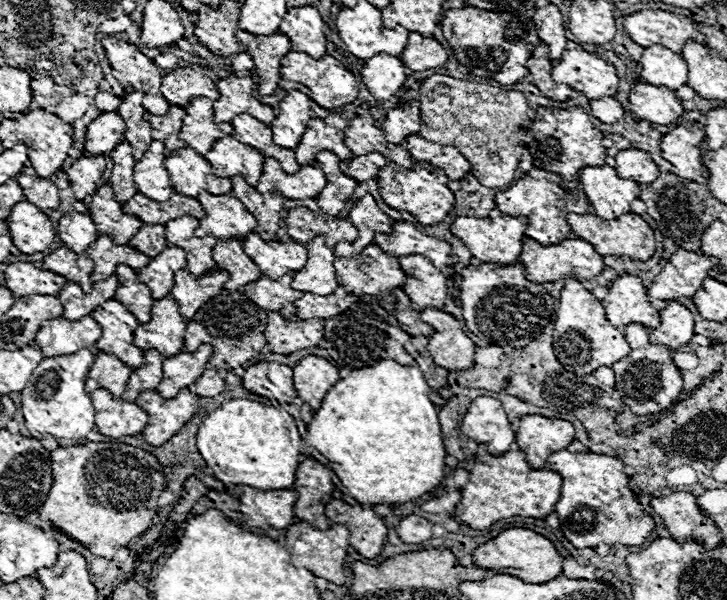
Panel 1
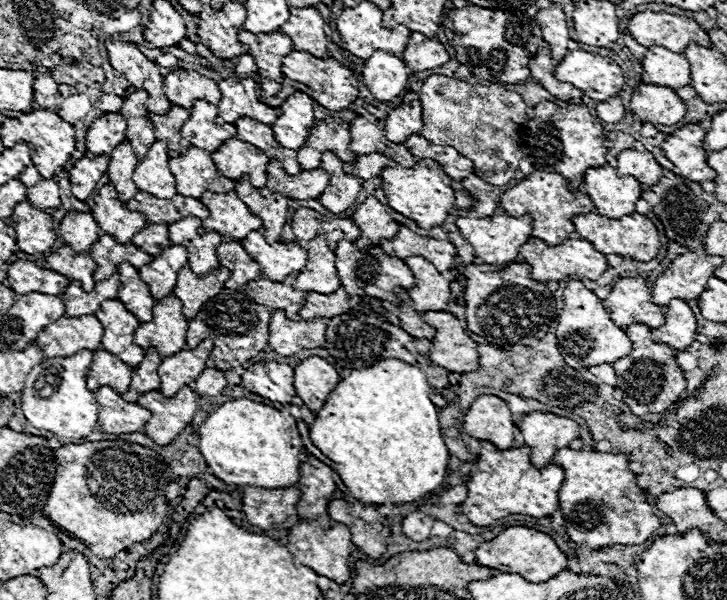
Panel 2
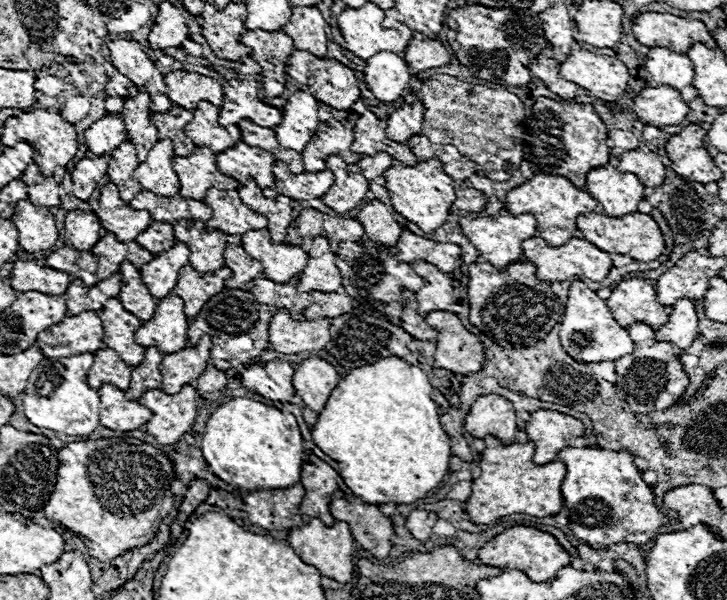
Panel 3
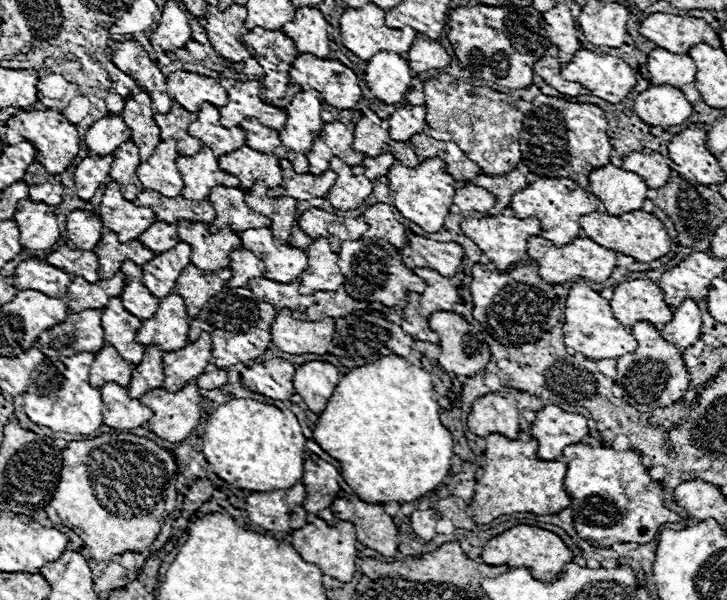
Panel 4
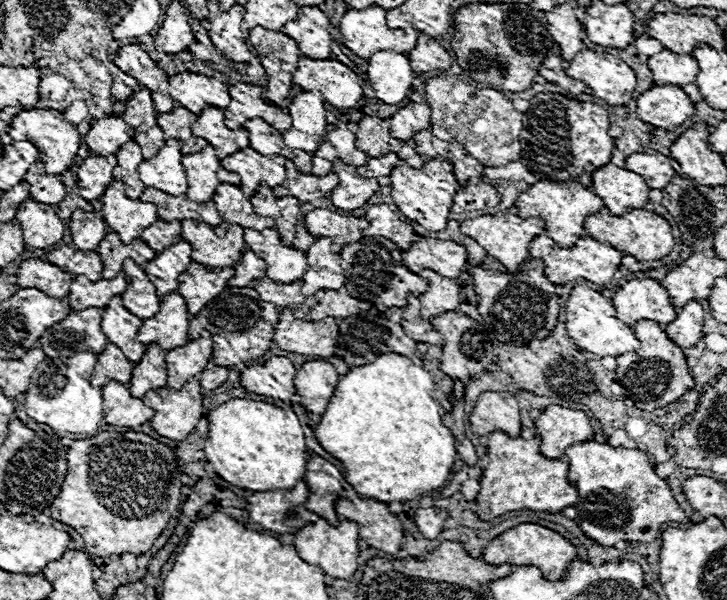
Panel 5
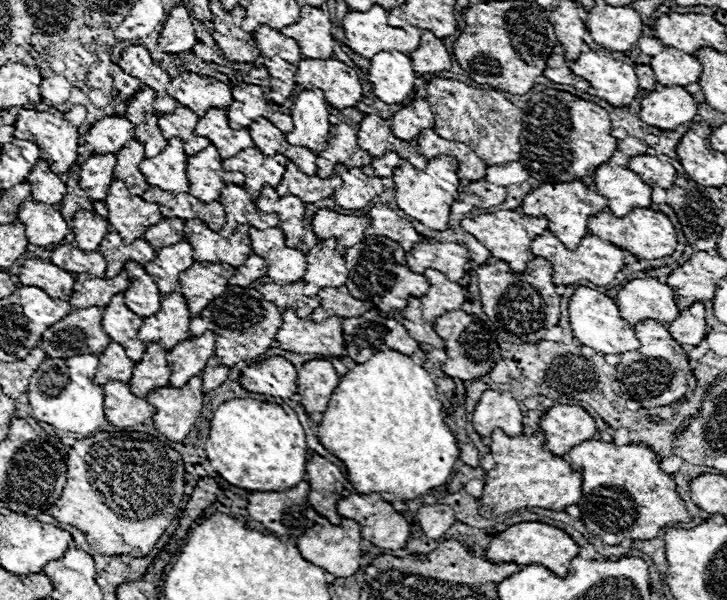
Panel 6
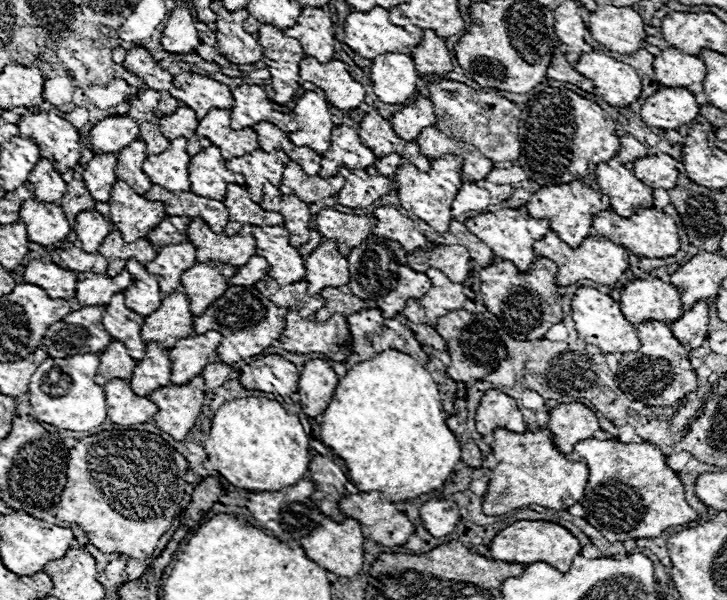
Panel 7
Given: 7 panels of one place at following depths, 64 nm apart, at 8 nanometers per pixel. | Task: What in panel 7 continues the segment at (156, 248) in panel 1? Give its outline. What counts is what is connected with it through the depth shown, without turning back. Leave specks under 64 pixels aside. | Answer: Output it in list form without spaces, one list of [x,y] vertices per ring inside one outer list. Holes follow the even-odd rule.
[[[168,216],[160,228],[154,228],[148,234],[148,240],[154,246],[164,246],[164,244],[180,244],[188,240],[188,224],[192,218],[188,216]]]

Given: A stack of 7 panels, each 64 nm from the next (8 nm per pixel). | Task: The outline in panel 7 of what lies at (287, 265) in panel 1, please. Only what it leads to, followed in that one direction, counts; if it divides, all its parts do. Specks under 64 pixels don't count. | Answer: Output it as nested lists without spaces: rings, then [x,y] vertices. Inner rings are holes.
[[[254,226],[256,236],[256,254],[264,256],[270,264],[270,276],[280,284],[300,282],[306,274],[304,258],[294,246],[290,246],[290,232],[284,226]]]

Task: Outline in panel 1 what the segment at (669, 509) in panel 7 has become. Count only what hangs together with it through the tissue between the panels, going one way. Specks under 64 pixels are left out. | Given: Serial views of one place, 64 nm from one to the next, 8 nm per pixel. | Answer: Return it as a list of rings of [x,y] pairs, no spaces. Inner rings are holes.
[[[558,450],[548,458],[546,468],[556,470],[562,476],[560,504],[556,504],[556,512],[564,536],[576,548],[596,548],[598,544],[642,546],[644,540],[650,538],[656,524],[628,486],[630,476],[624,474],[624,462],[620,458],[594,452]]]

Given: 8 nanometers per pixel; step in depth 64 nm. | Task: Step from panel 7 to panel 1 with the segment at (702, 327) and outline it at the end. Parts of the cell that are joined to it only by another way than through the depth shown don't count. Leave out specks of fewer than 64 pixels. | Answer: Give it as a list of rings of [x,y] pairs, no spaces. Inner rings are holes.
[[[672,300],[666,304],[660,316],[662,316],[662,324],[650,330],[652,344],[664,344],[672,350],[690,344],[694,336],[694,318],[686,306]]]

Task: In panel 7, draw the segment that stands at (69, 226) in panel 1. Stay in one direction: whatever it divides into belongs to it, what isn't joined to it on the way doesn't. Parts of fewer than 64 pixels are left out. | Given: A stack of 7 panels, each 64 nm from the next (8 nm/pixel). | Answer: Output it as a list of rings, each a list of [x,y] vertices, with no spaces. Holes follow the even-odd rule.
[[[90,210],[90,212],[80,212],[76,216],[74,230],[78,234],[78,240],[82,242],[82,250],[96,252],[96,248],[104,242],[104,238],[114,230],[114,224],[100,212]]]

